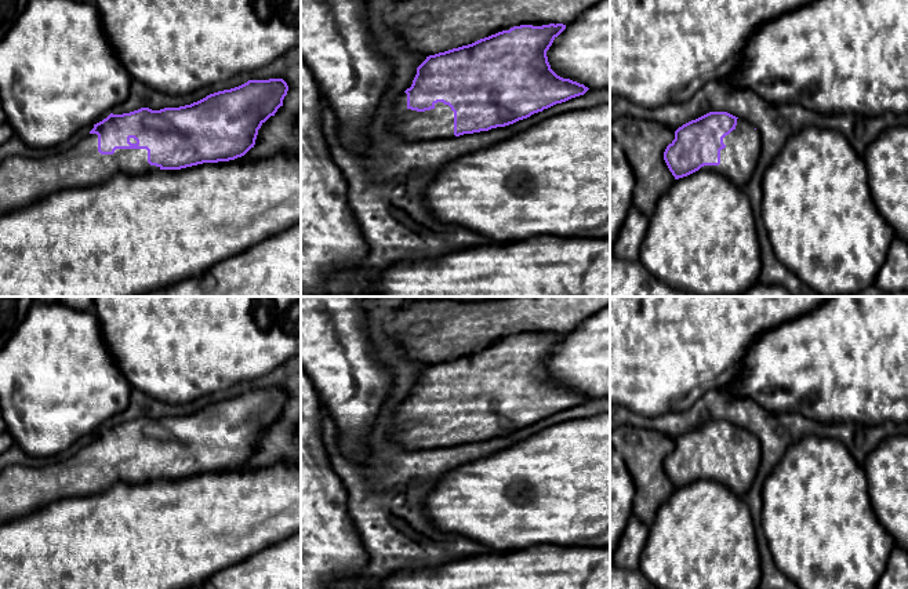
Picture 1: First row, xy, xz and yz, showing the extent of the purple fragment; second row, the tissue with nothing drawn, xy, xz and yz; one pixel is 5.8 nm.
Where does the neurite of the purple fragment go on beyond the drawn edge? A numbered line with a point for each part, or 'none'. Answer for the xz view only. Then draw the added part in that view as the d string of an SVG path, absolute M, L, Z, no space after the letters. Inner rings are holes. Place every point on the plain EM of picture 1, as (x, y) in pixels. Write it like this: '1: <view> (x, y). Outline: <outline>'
1: xz (410, 435). Outline: M403 401L395 407L392 415L389 435L402 451L454 446L454 421L443 411L435 412L431 419L417 421L407 417L407 403Z

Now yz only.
1: yz (738, 468). Outline: M738 426L736 437L723 447L724 458L720 459L719 475L704 475L700 479L712 479L731 488L737 495L744 497L752 486L762 459L762 446L747 429Z

